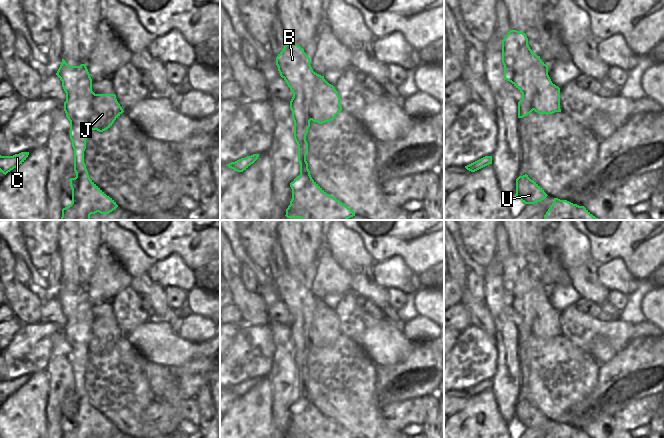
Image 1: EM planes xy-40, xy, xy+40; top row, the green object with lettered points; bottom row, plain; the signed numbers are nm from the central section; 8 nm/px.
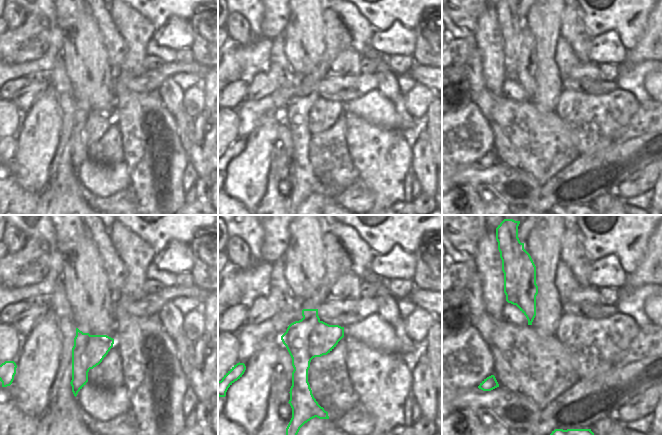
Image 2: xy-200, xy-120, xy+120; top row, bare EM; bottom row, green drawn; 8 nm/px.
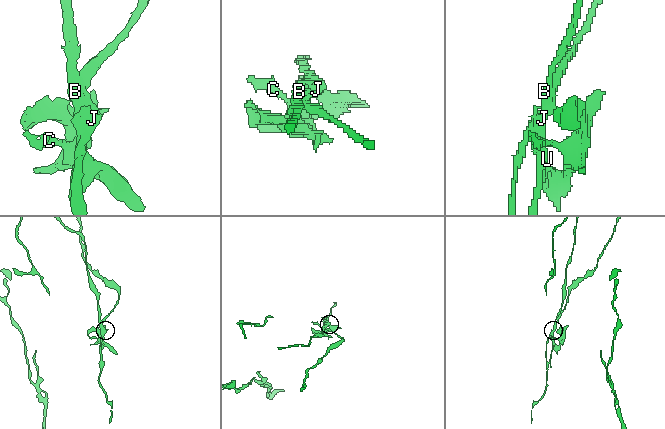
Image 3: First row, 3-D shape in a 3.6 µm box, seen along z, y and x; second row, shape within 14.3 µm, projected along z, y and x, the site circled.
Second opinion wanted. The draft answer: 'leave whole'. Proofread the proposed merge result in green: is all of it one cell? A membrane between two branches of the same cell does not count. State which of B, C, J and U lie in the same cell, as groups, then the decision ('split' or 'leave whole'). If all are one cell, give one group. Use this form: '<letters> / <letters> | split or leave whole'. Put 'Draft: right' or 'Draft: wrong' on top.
Draft: wrong
B C U / J | split

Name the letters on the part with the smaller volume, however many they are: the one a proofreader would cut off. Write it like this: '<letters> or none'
J

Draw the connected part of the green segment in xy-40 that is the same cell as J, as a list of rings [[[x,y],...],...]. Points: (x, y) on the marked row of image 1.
[[[96,94],[92,101],[90,130],[107,130],[123,112],[115,94]]]

